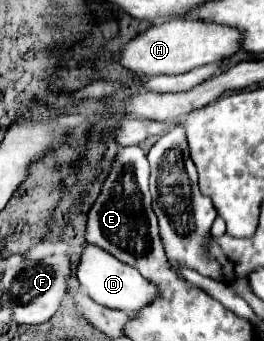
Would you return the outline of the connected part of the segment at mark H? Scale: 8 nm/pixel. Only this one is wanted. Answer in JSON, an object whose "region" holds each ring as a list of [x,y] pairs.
{"region":[[[183,16],[183,18],[173,18],[171,22],[153,26],[145,34],[133,38],[127,46],[123,46],[119,64],[139,76],[183,74],[197,66],[219,64],[231,58],[233,54],[241,52],[241,42],[243,42],[243,32],[233,26]]]}

